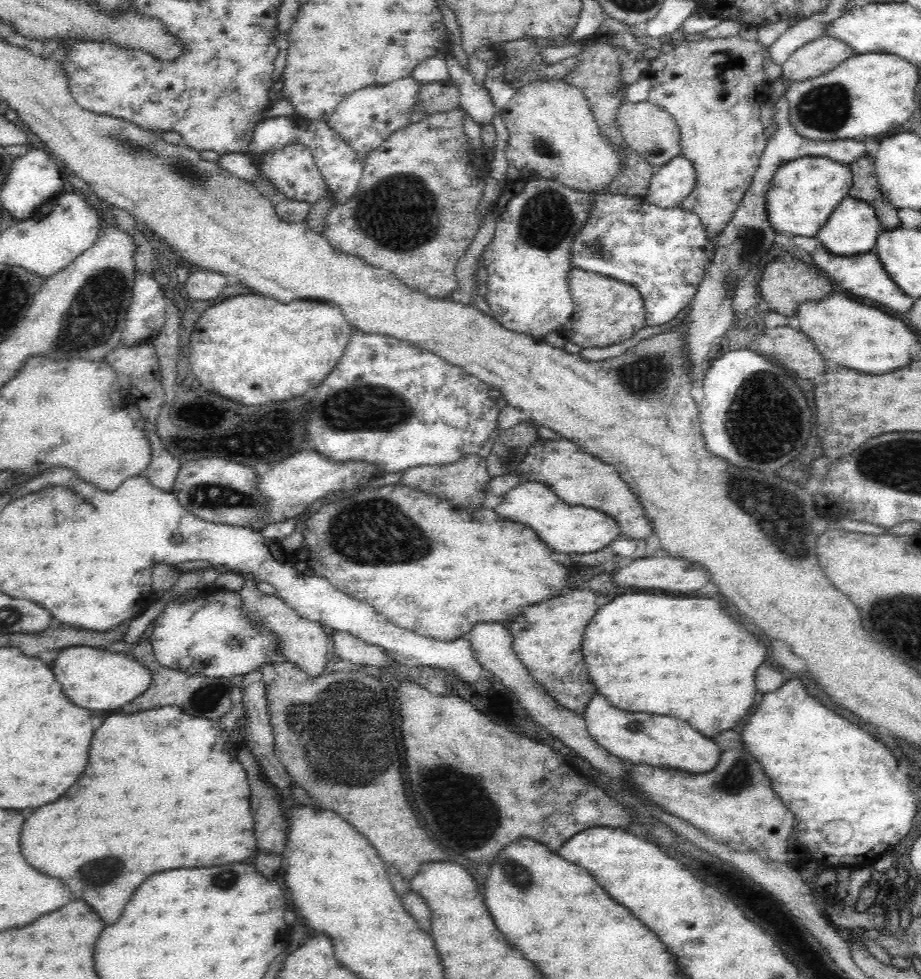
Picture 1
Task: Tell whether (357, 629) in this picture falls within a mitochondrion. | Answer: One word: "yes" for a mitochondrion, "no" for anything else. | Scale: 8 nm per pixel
no

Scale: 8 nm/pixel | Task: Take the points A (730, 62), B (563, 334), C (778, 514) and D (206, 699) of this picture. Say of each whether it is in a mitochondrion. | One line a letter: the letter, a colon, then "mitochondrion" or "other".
A: mitochondrion
B: other
C: mitochondrion
D: mitochondrion

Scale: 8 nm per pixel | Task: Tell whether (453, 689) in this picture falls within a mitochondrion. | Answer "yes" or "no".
no

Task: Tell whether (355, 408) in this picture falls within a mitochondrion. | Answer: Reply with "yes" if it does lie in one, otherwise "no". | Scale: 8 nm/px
yes

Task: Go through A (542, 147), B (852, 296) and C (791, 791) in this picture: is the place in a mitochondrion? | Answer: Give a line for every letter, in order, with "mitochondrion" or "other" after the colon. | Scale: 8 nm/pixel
A: mitochondrion
B: other
C: other

